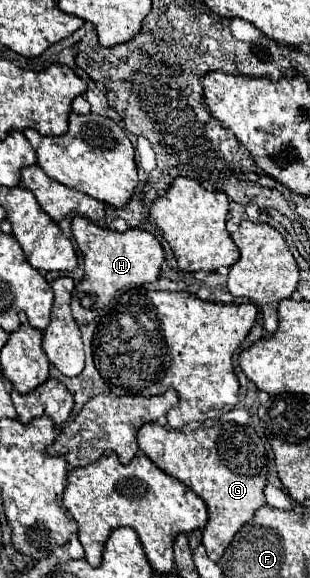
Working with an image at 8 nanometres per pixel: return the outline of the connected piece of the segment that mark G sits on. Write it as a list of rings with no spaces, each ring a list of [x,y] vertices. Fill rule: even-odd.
[[[218,420],[206,428],[190,432],[160,426],[156,422],[144,424],[136,434],[140,450],[166,474],[178,478],[192,488],[208,508],[208,522],[202,530],[202,544],[210,560],[220,560],[234,534],[246,524],[264,502],[266,486],[266,448],[260,436],[250,426]]]

